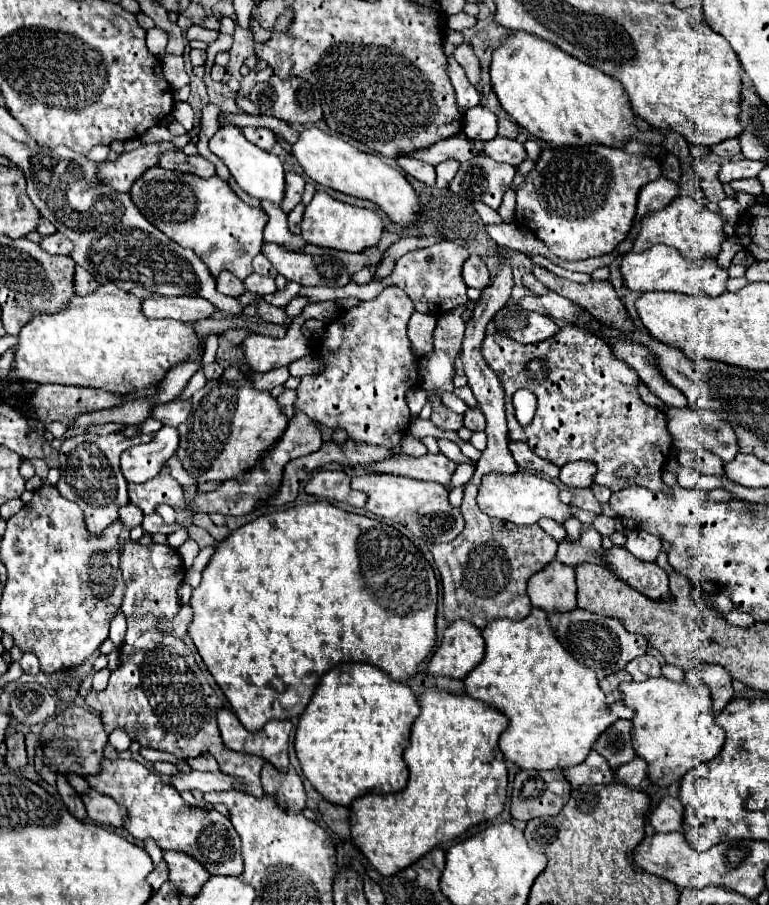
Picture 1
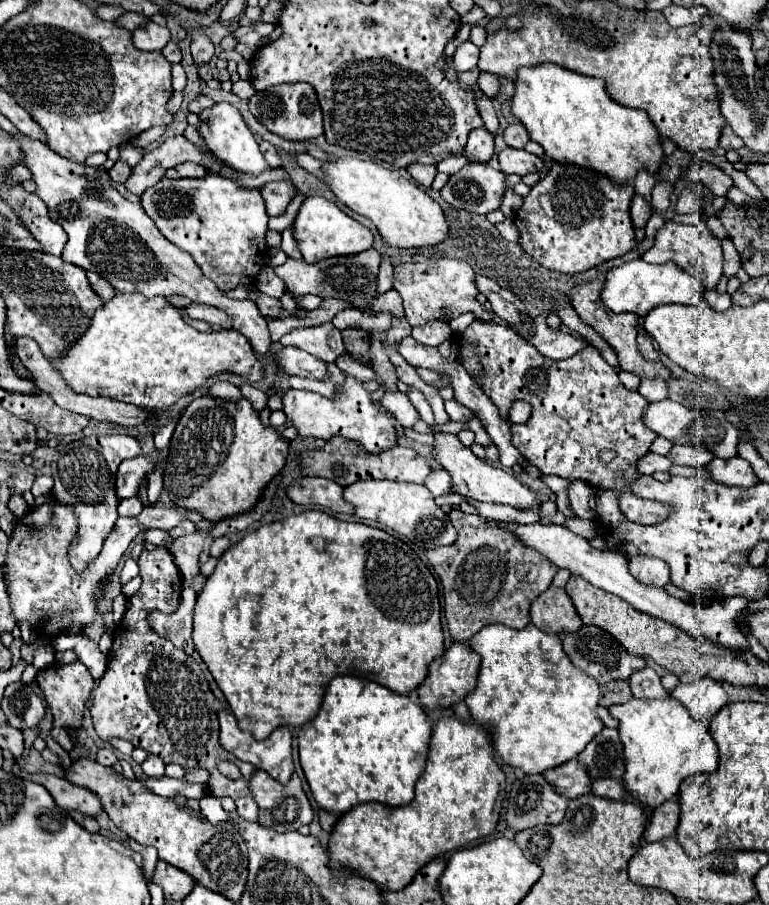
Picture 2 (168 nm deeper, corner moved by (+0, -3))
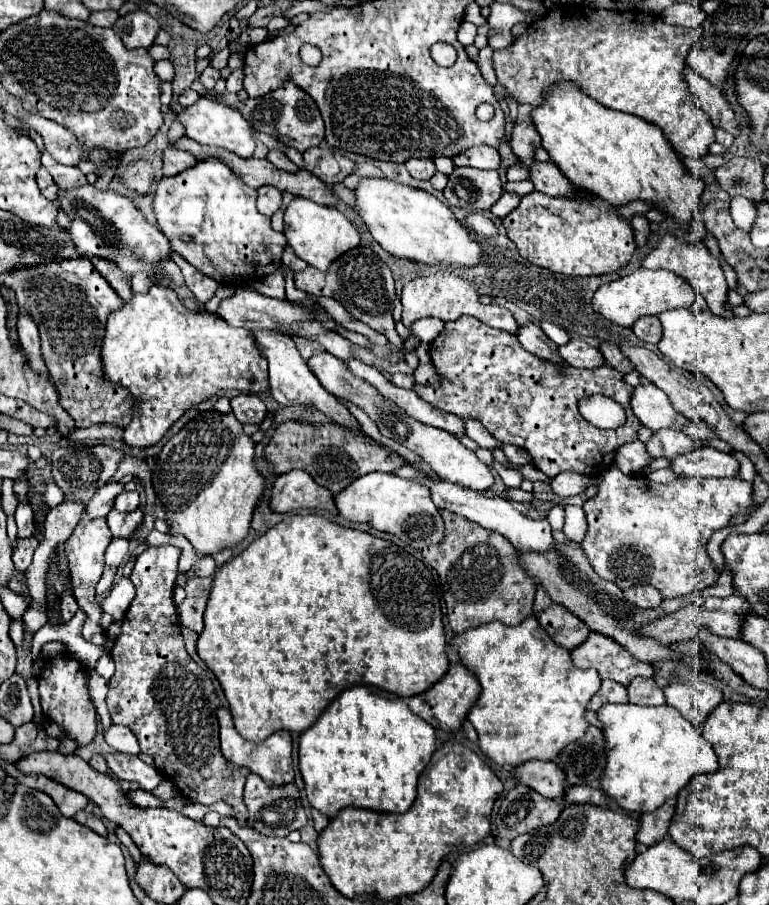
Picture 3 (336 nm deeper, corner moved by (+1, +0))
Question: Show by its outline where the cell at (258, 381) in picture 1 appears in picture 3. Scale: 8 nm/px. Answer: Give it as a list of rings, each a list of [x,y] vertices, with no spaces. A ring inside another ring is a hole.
[[[238,394],[230,400],[232,414],[242,424],[262,424],[266,416],[266,404],[254,394]]]

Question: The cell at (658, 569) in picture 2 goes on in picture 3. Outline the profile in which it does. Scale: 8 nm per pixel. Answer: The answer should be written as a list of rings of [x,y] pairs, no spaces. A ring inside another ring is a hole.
[[[636,586],[634,590],[626,590],[626,600],[638,608],[656,608],[662,602],[660,592],[654,586]]]

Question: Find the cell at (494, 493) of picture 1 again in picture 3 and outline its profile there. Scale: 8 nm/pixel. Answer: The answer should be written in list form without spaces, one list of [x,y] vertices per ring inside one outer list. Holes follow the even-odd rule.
[[[316,352],[308,360],[308,366],[316,374],[320,384],[330,394],[334,394],[336,398],[342,398],[342,400],[352,402],[354,406],[362,408],[370,416],[370,420],[378,426],[382,436],[386,436],[386,438],[406,446],[414,454],[418,454],[422,460],[426,460],[430,464],[430,468],[440,478],[444,478],[448,482],[462,484],[462,486],[478,490],[478,492],[482,492],[482,490],[486,490],[488,486],[494,484],[492,470],[486,464],[482,464],[478,460],[478,456],[472,450],[468,450],[456,436],[452,436],[452,434],[448,434],[448,432],[444,432],[440,428],[416,422],[406,412],[400,412],[398,406],[394,406],[394,402],[386,402],[386,398],[382,398],[382,394],[378,390],[374,390],[374,386],[370,386],[370,382],[362,382],[362,378],[354,378],[354,374],[350,374],[350,368],[342,360],[334,358],[330,352]]]

